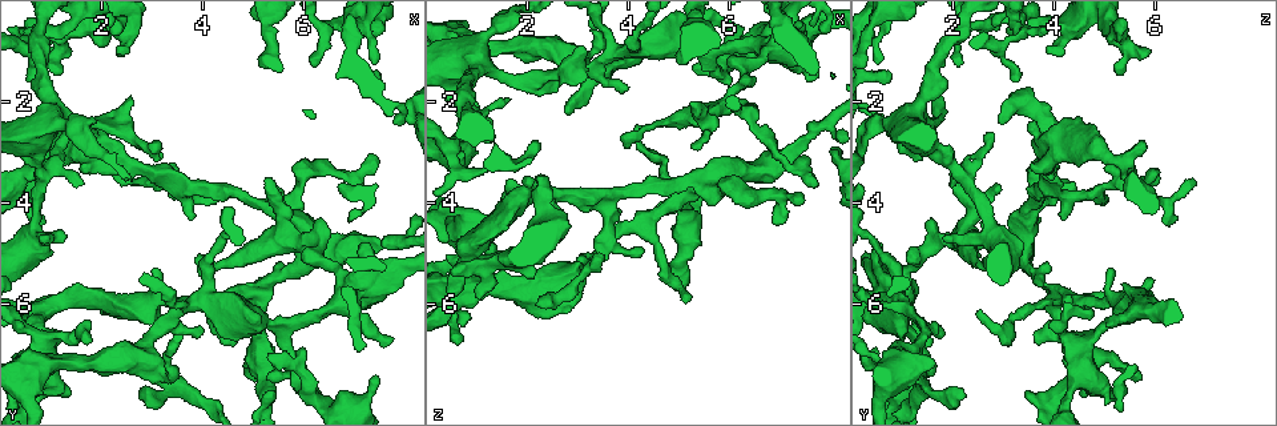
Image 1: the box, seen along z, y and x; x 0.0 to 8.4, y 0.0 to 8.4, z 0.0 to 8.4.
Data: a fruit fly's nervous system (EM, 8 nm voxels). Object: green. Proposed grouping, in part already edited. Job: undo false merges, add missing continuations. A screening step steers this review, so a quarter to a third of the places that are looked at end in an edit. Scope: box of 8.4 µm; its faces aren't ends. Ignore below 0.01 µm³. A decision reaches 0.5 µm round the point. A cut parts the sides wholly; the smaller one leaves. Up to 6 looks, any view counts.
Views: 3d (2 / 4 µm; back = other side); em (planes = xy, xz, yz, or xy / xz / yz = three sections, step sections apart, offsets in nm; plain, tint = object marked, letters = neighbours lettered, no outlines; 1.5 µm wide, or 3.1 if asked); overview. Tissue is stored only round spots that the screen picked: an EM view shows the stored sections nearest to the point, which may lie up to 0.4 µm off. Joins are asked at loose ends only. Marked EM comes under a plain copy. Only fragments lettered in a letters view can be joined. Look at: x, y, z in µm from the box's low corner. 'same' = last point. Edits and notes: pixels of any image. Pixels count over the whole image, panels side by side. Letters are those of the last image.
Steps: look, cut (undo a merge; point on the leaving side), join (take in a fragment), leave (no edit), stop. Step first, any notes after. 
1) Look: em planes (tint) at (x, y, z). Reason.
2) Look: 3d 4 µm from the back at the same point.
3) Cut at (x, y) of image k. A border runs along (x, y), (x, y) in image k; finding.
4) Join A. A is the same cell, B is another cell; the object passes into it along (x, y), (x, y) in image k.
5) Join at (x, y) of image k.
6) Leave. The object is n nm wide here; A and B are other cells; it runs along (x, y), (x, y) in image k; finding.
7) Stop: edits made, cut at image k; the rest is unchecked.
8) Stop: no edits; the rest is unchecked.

Look: em xy step 4 (tint) at (7.00, 3.55, 3.90). Abrupt turn.

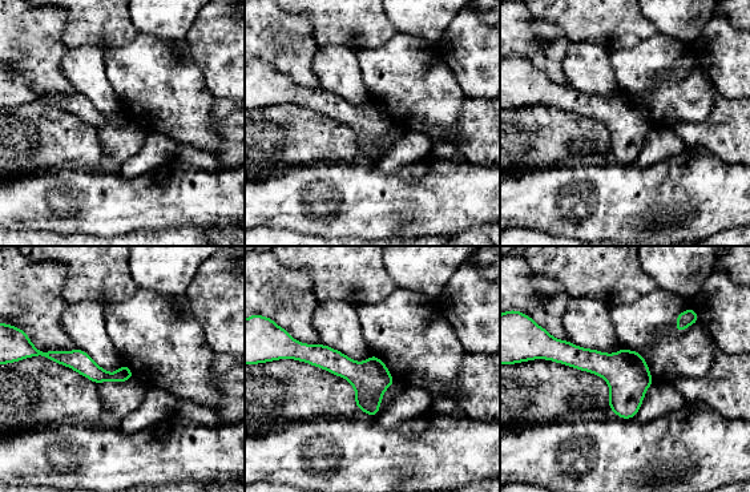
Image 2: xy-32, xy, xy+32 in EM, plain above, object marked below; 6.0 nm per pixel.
Look: em yz step 8 (letters) at the same point.

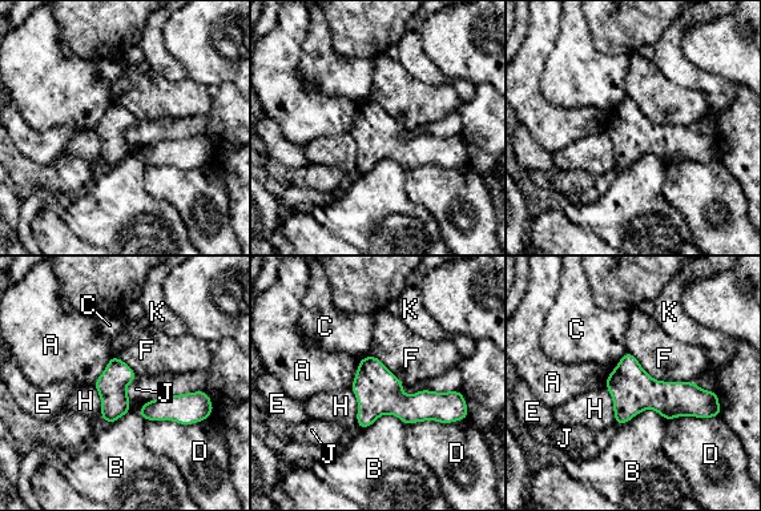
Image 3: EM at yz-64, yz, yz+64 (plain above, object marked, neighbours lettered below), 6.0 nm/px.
Leave. A, B, C, D, E, F, H, J and K are other cells; one neuron here.

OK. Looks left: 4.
Look: em yz step 4 (letters) at (4.90, 7.45, 5.70). Branch stops here.

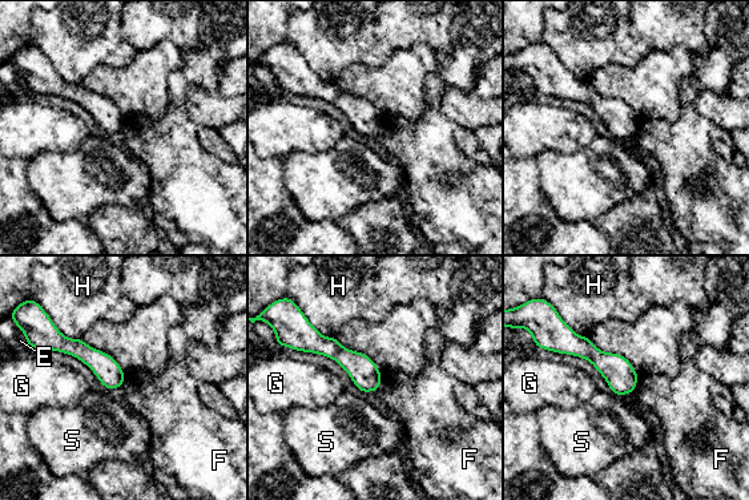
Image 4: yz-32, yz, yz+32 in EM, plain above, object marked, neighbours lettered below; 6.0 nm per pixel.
Leave. The object is 160 nm wide here; E, F, G, H and S are other cells; a border runs along (382, 374), (377, 390) in image 4; none of them fits.

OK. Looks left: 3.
Look: em planes (letters) at (0.65, 3.60, 6.75). An open end.

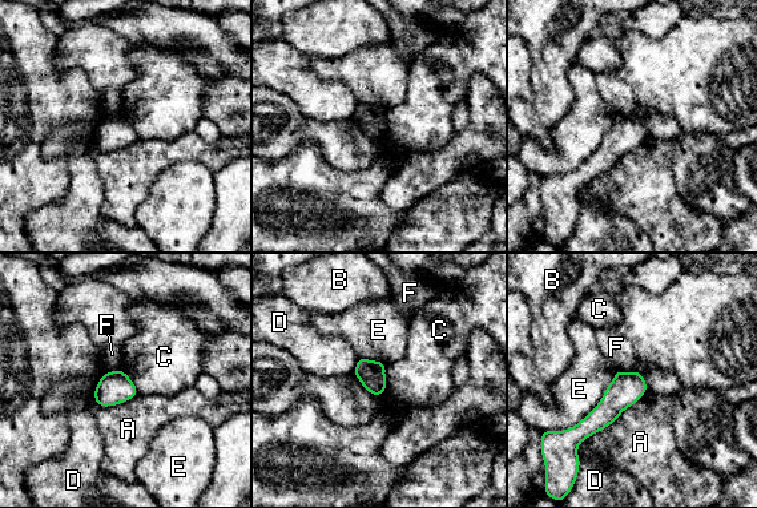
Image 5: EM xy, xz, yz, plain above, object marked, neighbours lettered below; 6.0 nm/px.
Leave. A, B, C, D, E and F are other cells; a border runs along (387, 365), (385, 371), (386, 388) in image 5; none of them fits.

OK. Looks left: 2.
Stop: no edits; the rest is unchecked.

